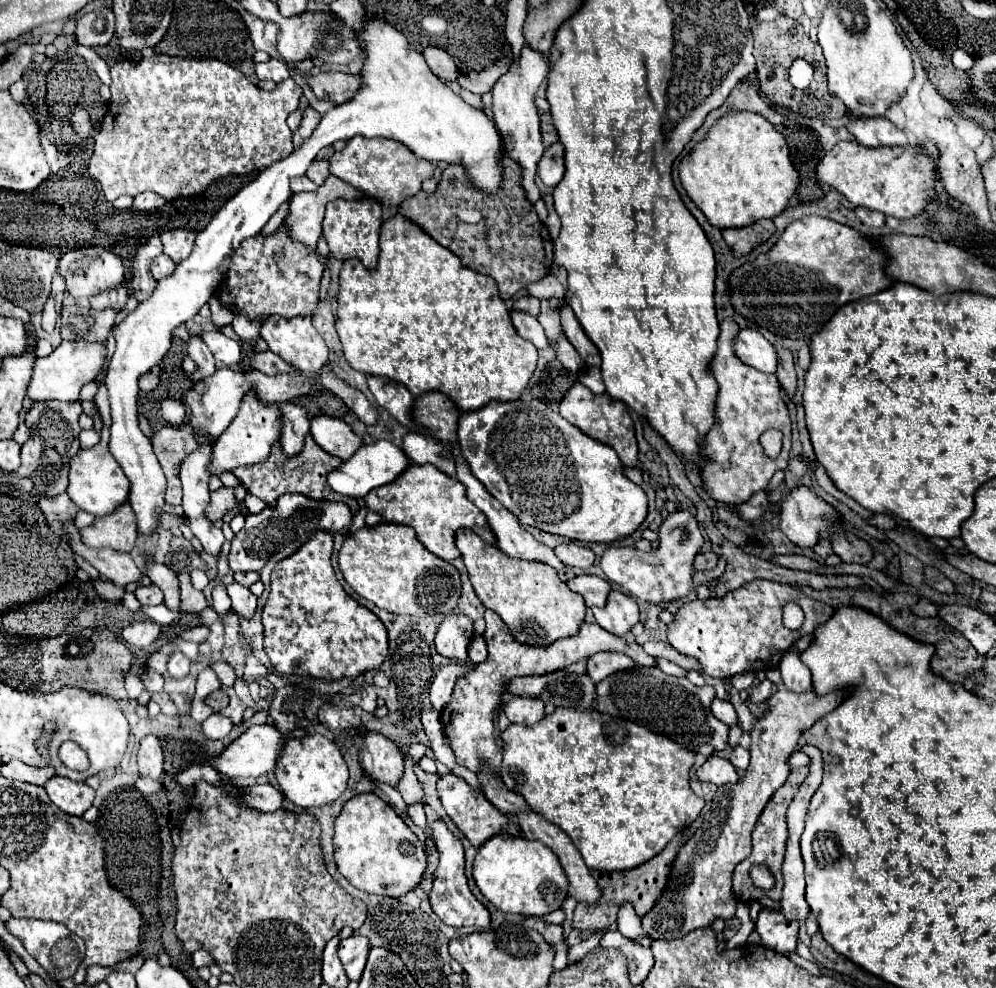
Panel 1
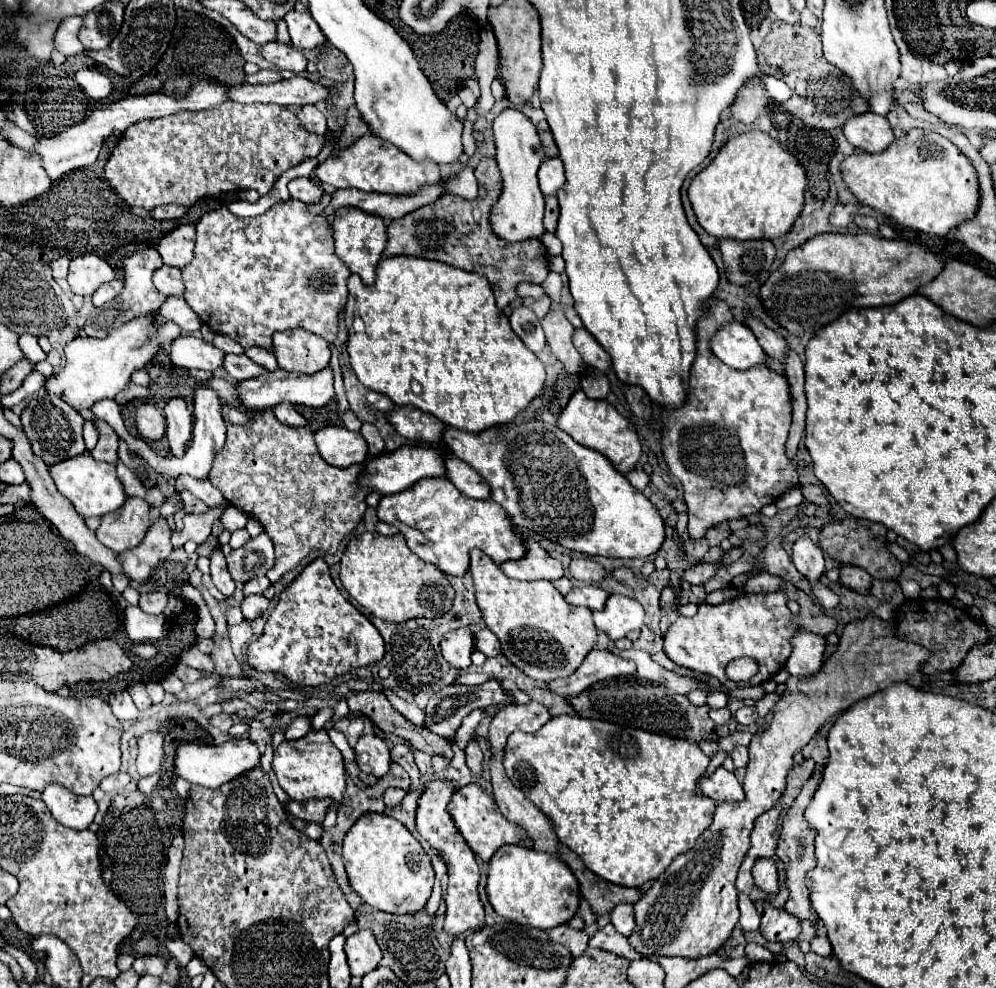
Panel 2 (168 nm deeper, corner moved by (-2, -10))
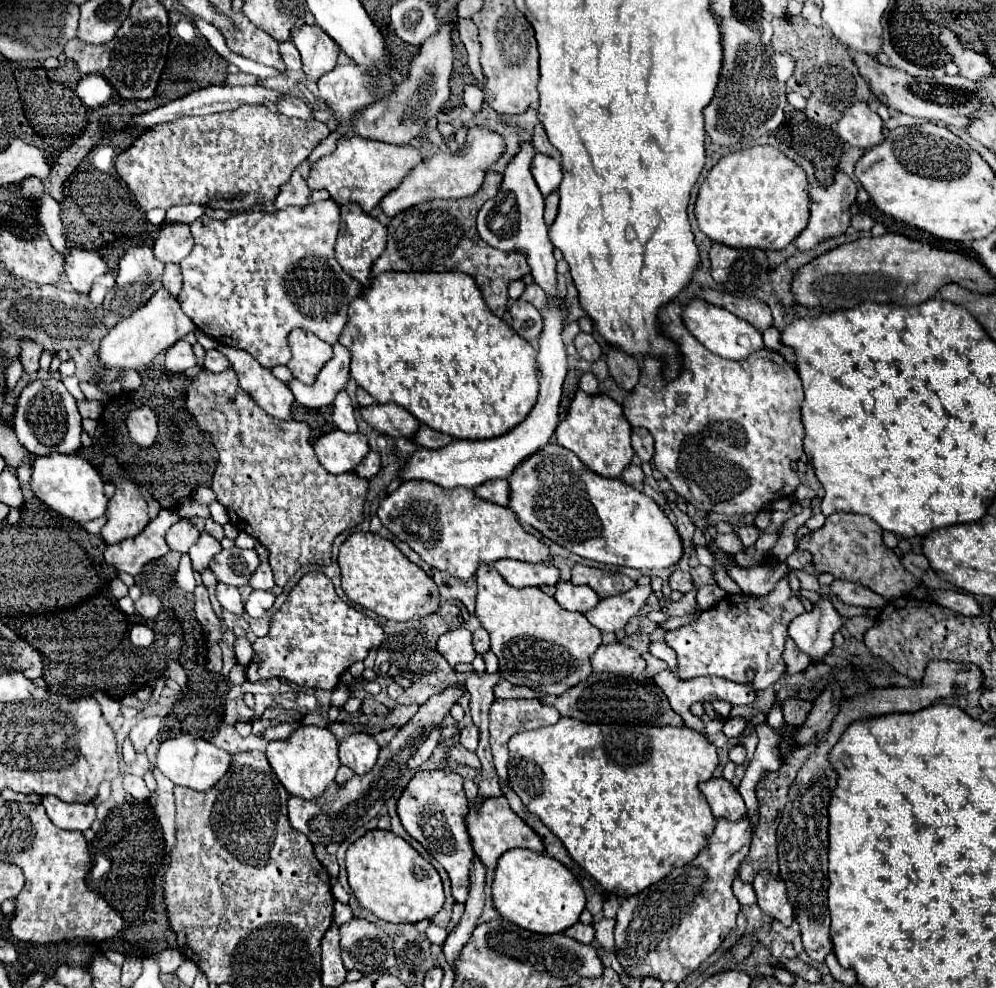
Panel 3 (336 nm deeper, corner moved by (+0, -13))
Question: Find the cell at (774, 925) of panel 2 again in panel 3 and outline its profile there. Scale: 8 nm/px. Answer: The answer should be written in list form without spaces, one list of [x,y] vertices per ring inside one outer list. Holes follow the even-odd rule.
[[[761,870],[761,874],[753,880],[753,888],[757,894],[757,904],[765,914],[779,920],[783,926],[793,922],[793,908],[789,904],[783,878],[775,878],[767,870]]]

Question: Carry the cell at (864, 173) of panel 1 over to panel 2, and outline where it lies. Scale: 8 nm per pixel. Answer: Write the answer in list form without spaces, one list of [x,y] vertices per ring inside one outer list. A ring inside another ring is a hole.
[[[913,129],[905,137],[897,139],[891,147],[887,147],[883,153],[853,153],[851,157],[843,159],[841,163],[841,177],[847,185],[847,189],[865,205],[871,209],[895,219],[899,225],[909,227],[913,231],[923,231],[931,235],[945,235],[949,229],[957,227],[959,223],[973,217],[977,205],[979,205],[979,191],[977,191],[977,177],[975,169],[959,153],[959,149],[947,141],[945,137]]]

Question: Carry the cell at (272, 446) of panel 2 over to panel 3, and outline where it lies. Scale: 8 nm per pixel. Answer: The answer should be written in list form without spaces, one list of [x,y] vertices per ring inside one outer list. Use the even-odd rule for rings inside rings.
[[[229,368],[221,374],[201,370],[187,390],[185,410],[203,432],[211,434],[211,442],[219,452],[211,482],[217,502],[225,506],[237,530],[251,534],[269,550],[275,582],[285,586],[307,564],[329,566],[333,540],[343,530],[363,522],[363,502],[369,488],[369,482],[355,472],[329,474],[315,456],[309,442],[311,432],[319,438],[335,430],[331,420],[333,408],[309,410],[293,404],[295,420],[269,418],[239,388],[237,376]]]

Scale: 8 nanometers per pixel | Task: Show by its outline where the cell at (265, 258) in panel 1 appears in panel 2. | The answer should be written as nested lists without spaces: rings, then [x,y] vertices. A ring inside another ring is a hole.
[[[289,199],[251,219],[235,217],[225,207],[219,207],[203,215],[197,223],[197,241],[193,253],[195,259],[181,269],[183,281],[177,267],[163,265],[155,271],[153,283],[163,295],[183,295],[185,291],[185,299],[191,309],[215,333],[229,335],[241,343],[243,349],[253,345],[271,349],[271,335],[275,331],[297,327],[325,337],[327,341],[335,341],[337,313],[347,303],[347,279],[351,273],[333,251],[333,237],[331,229],[327,227],[327,219],[309,213],[305,203]]]

